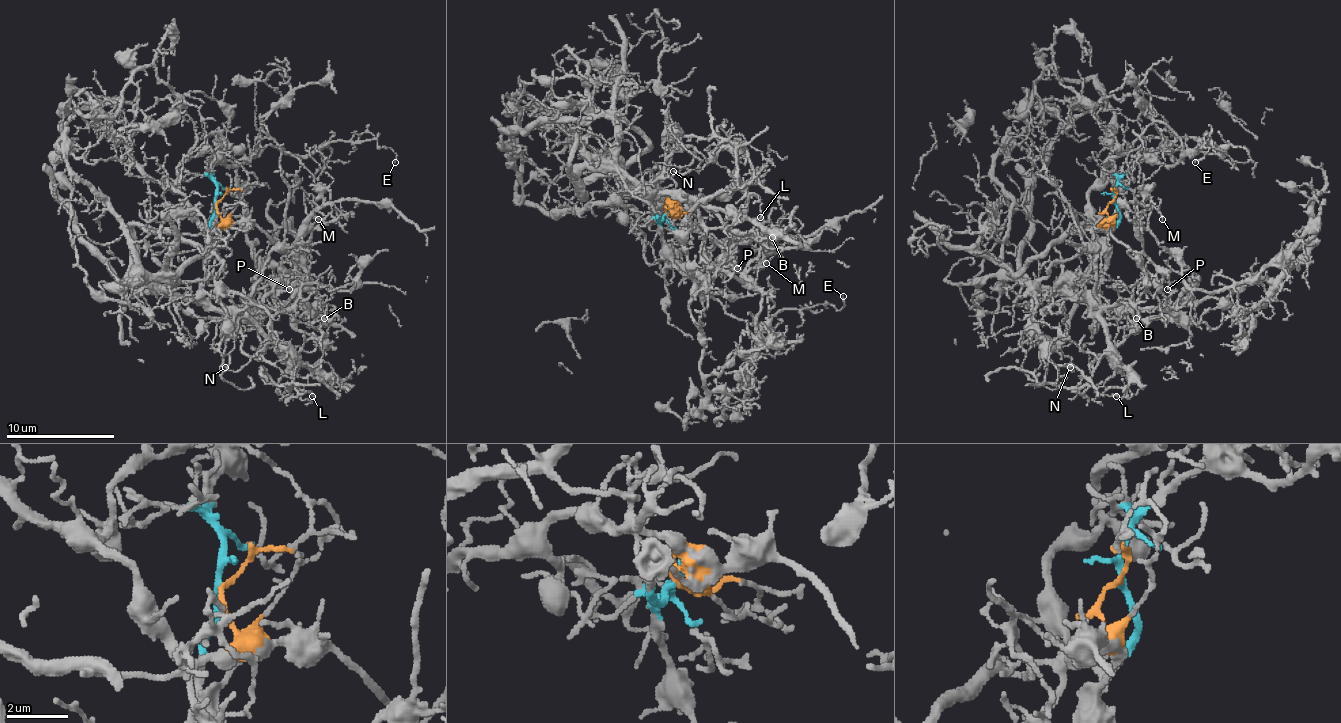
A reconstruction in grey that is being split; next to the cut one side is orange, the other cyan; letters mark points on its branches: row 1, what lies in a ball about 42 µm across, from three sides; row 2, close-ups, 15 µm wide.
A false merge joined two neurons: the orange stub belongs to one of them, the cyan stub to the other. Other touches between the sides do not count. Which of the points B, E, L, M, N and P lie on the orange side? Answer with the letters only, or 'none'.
M, N, P

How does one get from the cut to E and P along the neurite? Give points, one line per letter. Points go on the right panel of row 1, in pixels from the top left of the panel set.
E: (1114, 201), (1114, 185), (1144, 160), (1174, 166), (1198, 147), (1222, 155), (1203, 138), (1209, 149), (1195, 163)
P: (1111, 201), (1106, 228), (1119, 242), (1144, 253), (1168, 277), (1168, 288)

